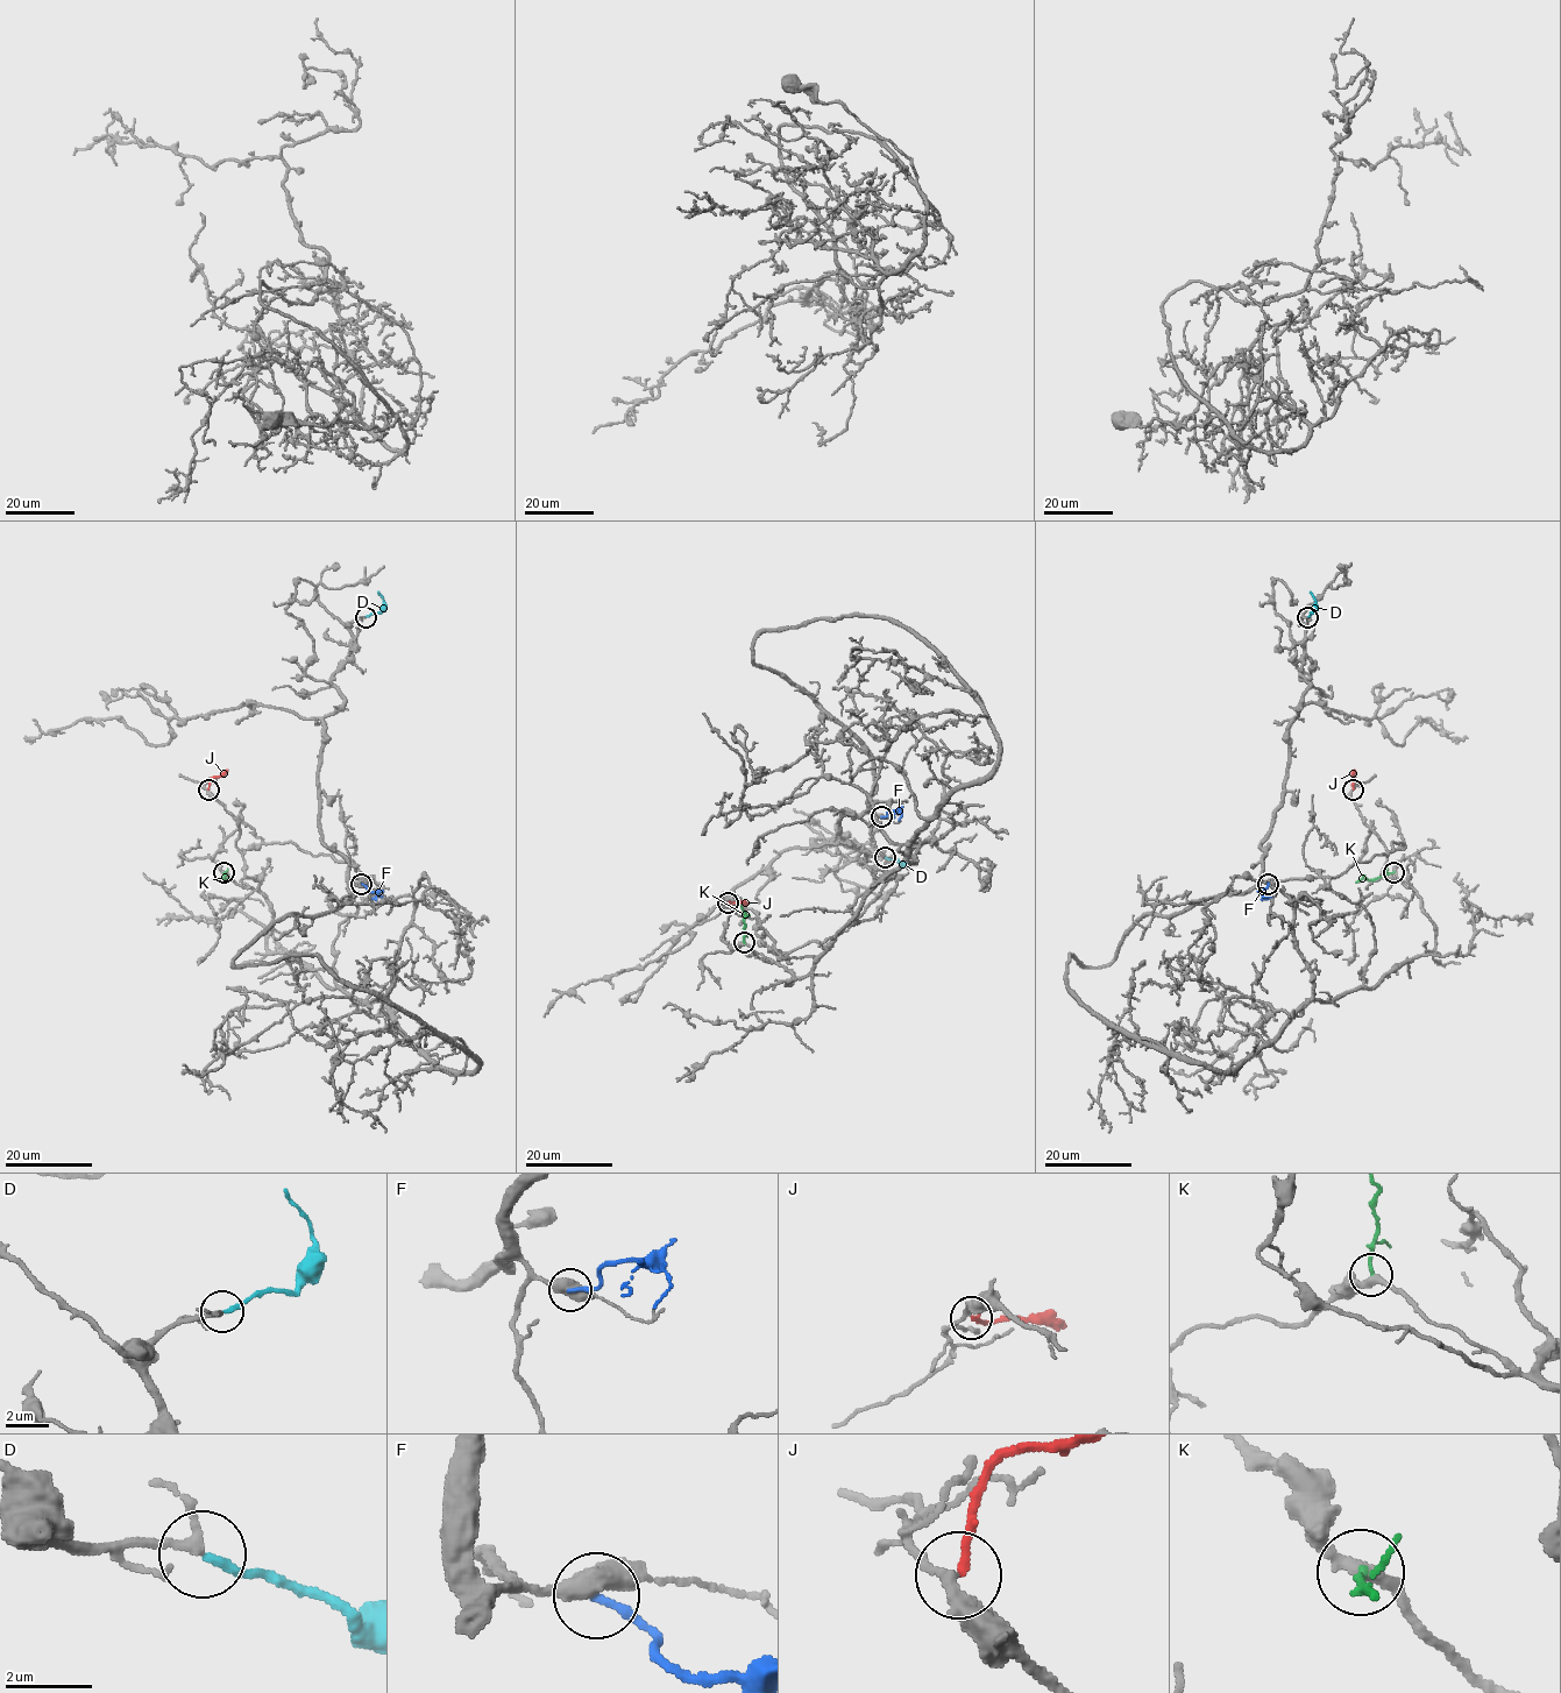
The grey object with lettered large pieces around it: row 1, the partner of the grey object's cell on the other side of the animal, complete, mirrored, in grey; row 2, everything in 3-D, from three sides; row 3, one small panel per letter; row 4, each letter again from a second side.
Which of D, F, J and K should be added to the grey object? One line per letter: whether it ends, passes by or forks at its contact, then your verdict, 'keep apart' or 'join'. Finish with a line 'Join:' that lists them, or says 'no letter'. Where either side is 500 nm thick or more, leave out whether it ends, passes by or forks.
D: it ends; join
F: keep apart
J: it ends; keep apart
K: it ends; keep apart
Join: D

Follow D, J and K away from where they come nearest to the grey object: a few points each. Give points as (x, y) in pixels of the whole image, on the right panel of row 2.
D: (1307, 616), (1314, 610), (1315, 599), (1310, 592)
J: (1353, 790), (1355, 770)
K: (1393, 872), (1356, 883)

